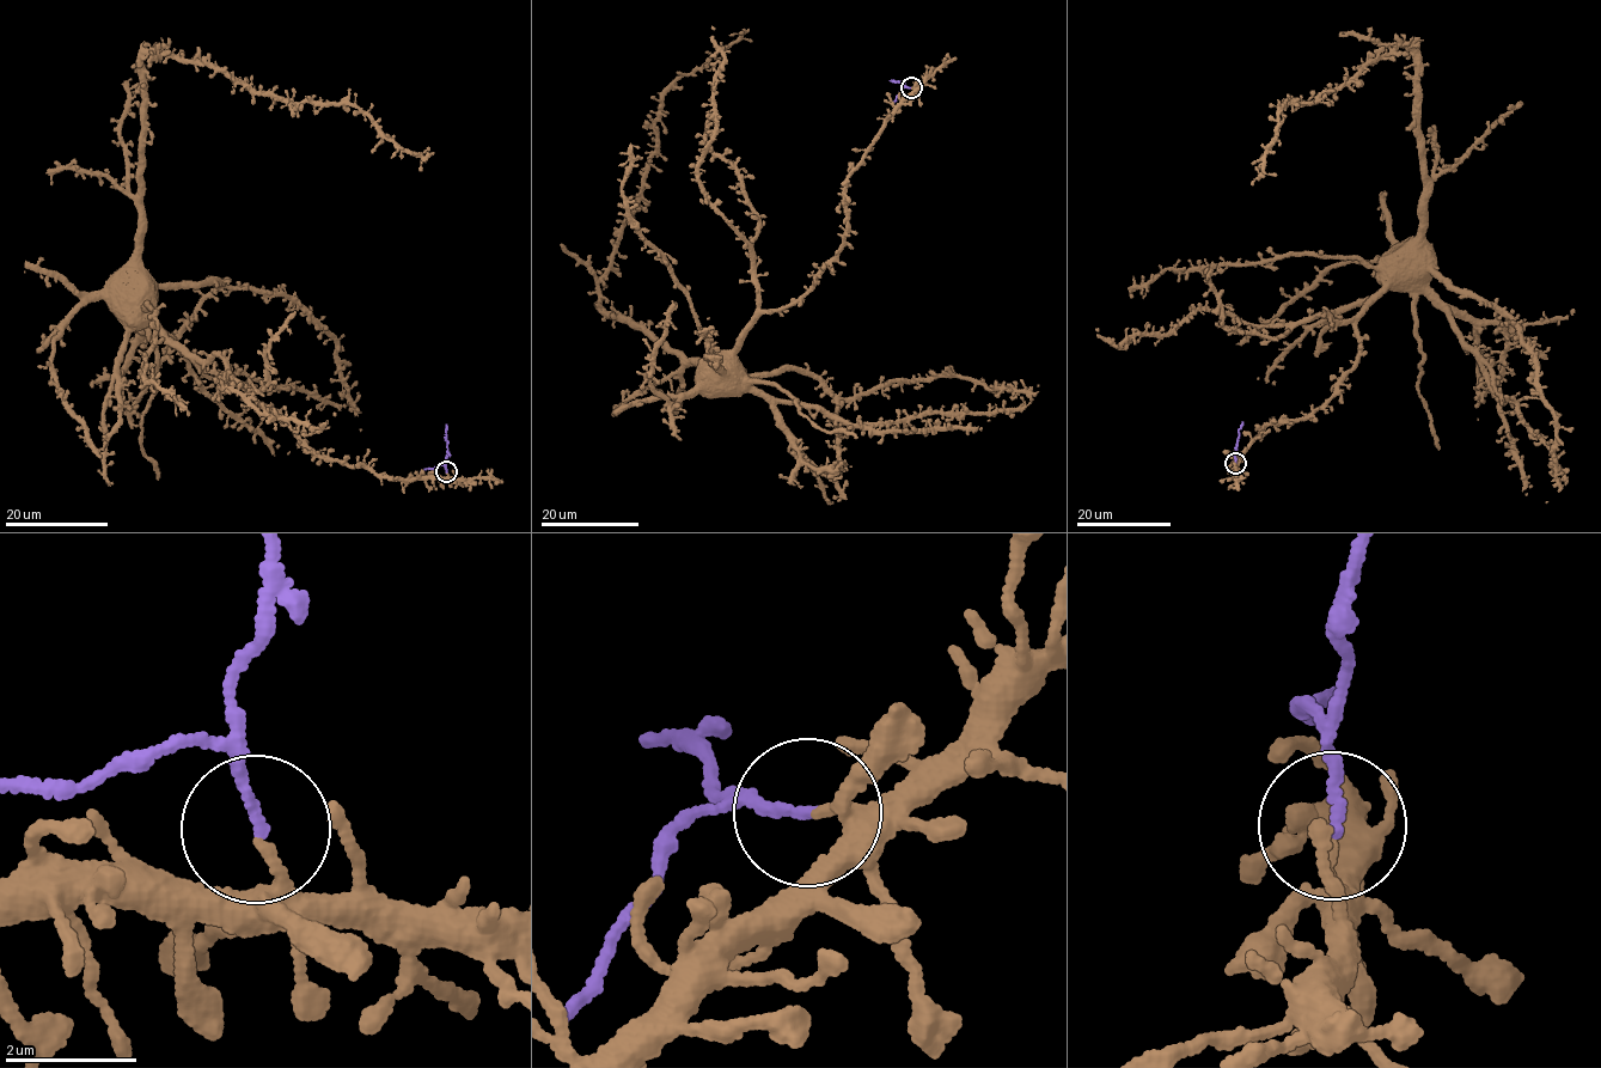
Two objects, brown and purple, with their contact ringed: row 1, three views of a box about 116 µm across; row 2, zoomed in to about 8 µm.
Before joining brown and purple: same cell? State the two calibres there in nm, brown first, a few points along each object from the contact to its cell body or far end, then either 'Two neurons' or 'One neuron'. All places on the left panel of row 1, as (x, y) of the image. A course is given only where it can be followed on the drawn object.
Thickness 140 nm (brown) against 150 nm. Course of brown: (446, 473), (379, 475), (300, 445), (282, 417), (167, 341), (135, 298). Course of purple: (446, 473), (446, 425). Two neurons

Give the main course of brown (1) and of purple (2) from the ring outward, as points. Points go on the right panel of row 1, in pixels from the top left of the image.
1: (1235, 463), (1263, 427), (1307, 417), (1334, 396), (1354, 368), (1357, 321), (1381, 291), (1382, 258), (1389, 260)
2: (1235, 463), (1242, 422)

